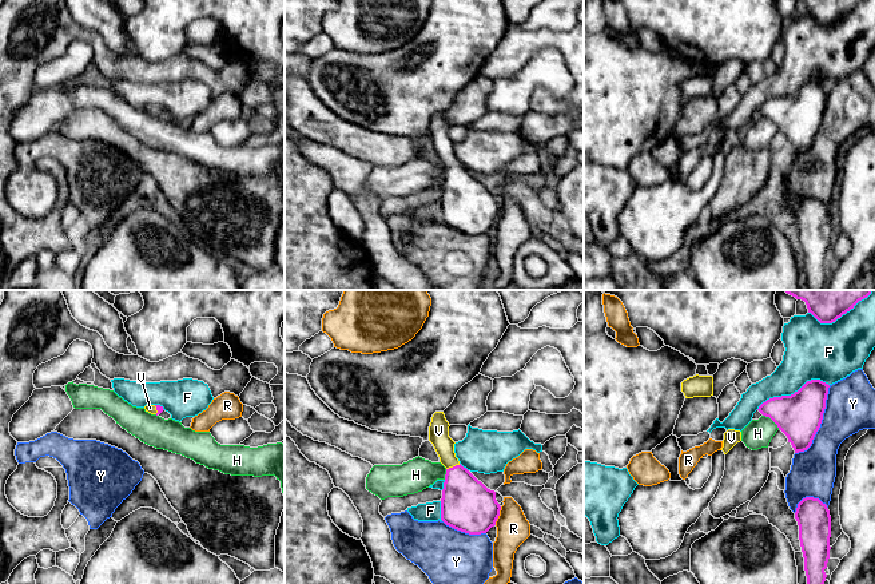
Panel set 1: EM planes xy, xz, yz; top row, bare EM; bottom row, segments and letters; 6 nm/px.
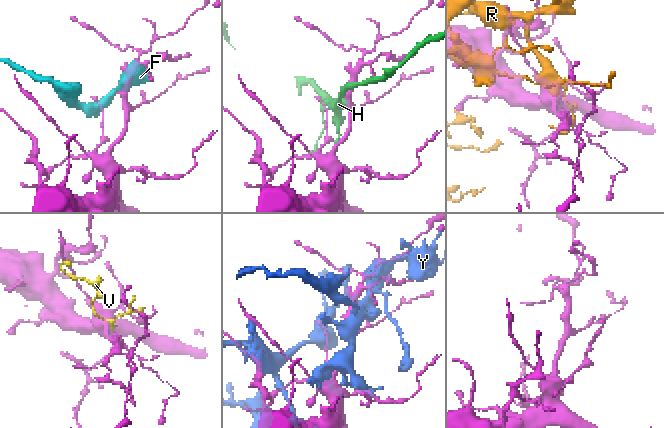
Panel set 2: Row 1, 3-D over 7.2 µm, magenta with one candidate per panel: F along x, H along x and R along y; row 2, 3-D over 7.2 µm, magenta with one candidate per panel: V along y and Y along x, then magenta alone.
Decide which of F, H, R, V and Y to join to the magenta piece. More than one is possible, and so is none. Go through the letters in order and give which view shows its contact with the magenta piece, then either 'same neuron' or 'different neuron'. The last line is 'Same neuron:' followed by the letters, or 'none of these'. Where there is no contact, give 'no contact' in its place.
F: contact in yz; different neuron
H: contact in yz; different neuron
R: contact in xz; different neuron
V: contact in xz; same neuron
Y: contact in yz; different neuron
Same neuron: V

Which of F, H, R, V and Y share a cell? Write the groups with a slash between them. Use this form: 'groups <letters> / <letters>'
groups F / H / R / V / Y

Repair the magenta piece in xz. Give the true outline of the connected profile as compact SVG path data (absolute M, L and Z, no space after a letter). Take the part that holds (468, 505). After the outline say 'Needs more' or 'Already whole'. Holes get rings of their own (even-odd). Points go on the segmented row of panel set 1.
M435 412L429 426L429 441L433 444L440 462L446 468L441 498L441 520L461 532L469 535L486 533L500 516L501 506L496 500L496 492L488 489L466 468L464 468L454 453L454 441L449 437L449 422L444 412Z. Needs more

